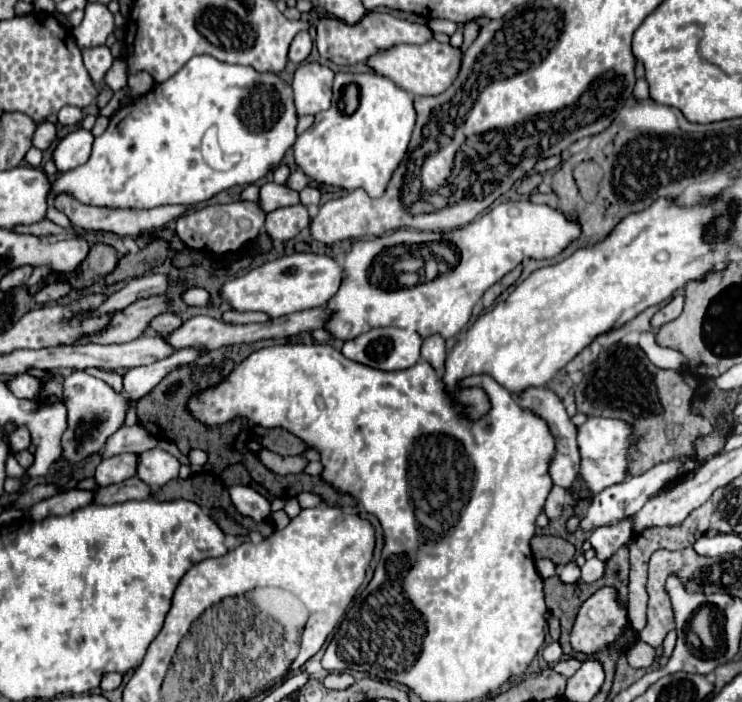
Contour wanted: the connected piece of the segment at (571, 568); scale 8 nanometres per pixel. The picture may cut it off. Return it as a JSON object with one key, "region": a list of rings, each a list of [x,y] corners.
{"region":[[[568,563],[564,567],[558,567],[558,577],[562,583],[576,583],[580,579],[580,569],[576,563]]]}

